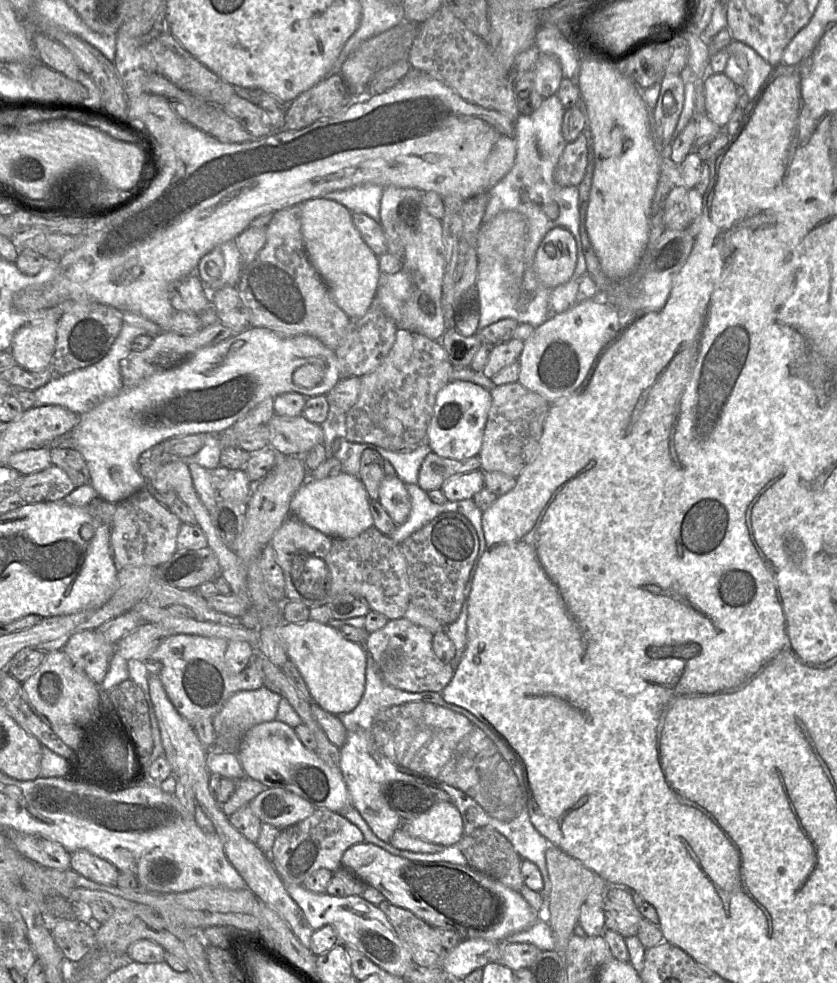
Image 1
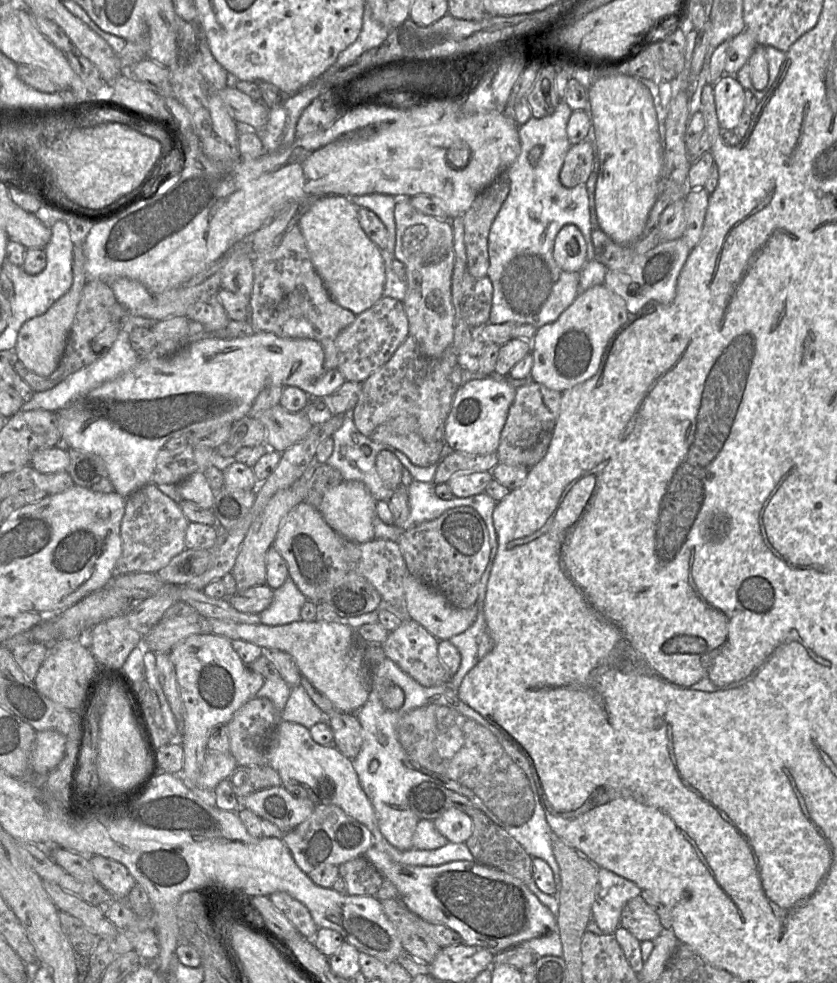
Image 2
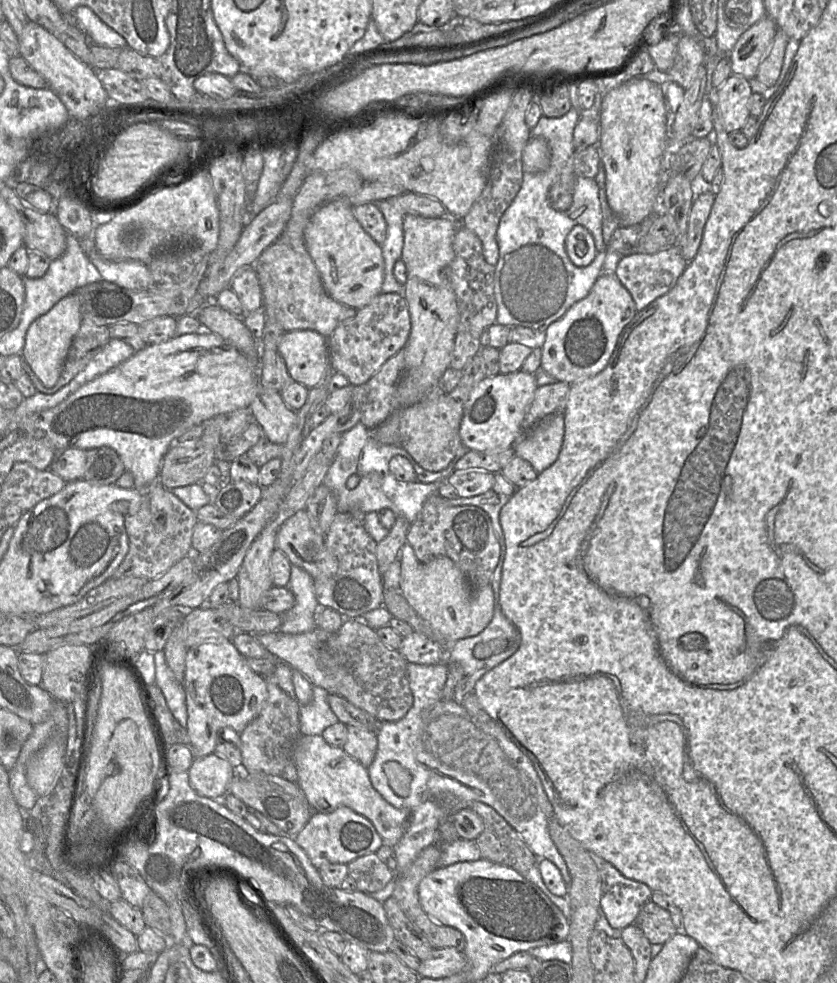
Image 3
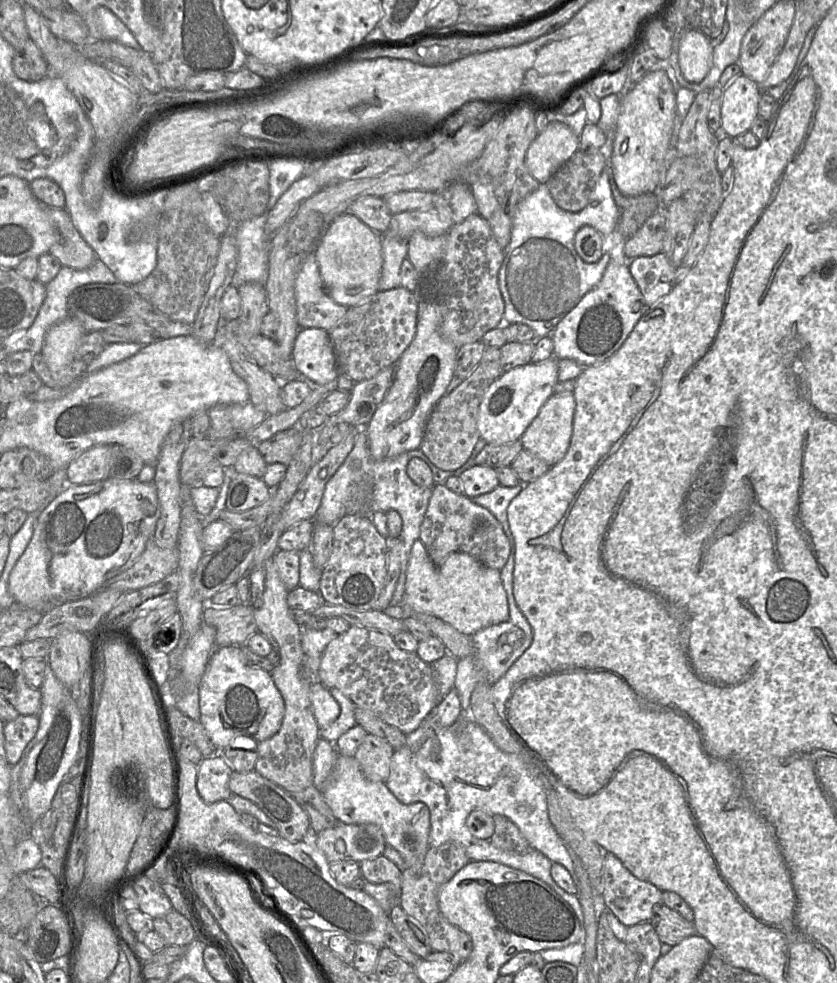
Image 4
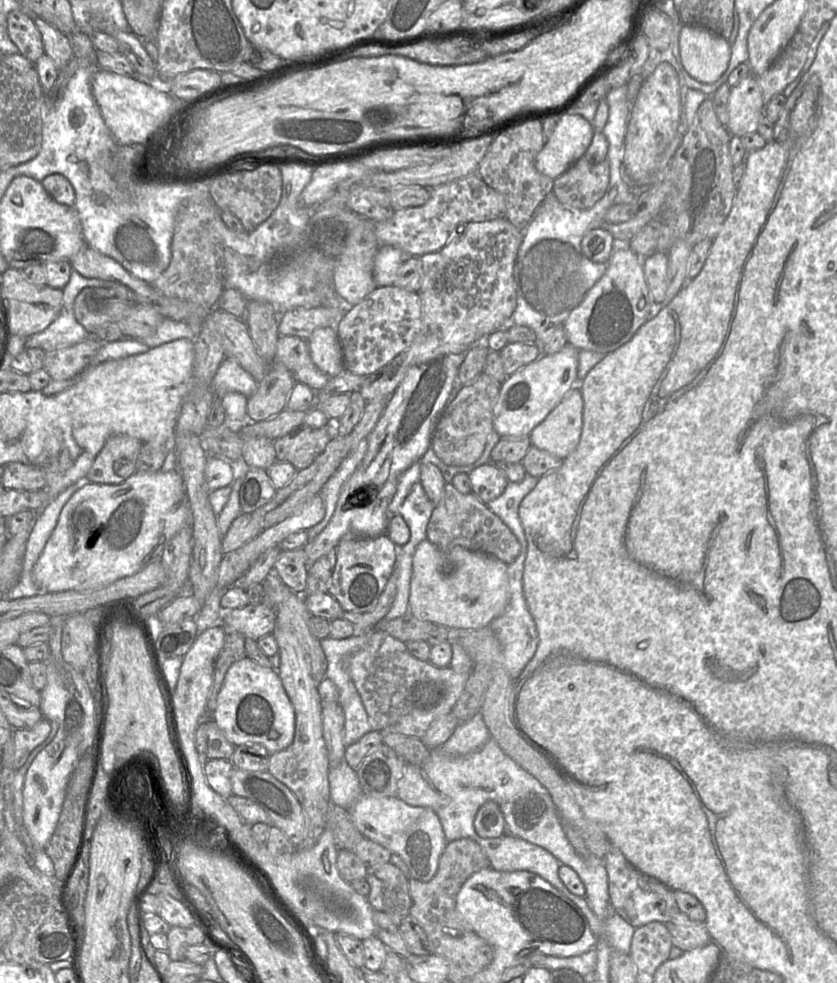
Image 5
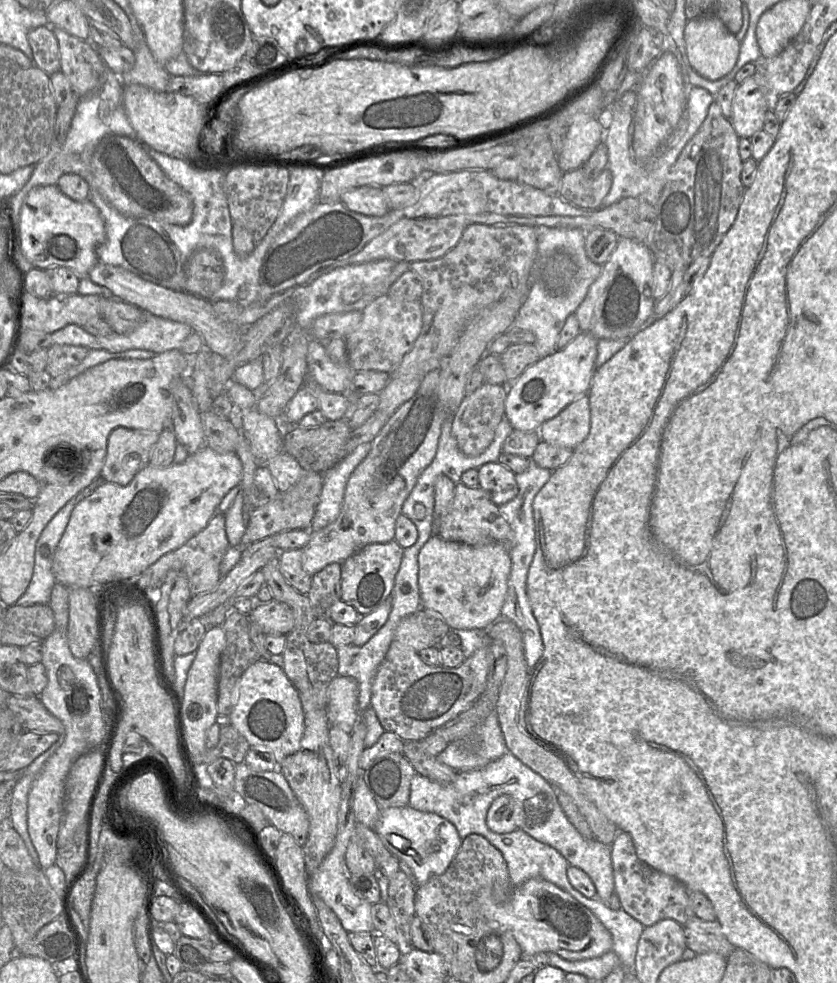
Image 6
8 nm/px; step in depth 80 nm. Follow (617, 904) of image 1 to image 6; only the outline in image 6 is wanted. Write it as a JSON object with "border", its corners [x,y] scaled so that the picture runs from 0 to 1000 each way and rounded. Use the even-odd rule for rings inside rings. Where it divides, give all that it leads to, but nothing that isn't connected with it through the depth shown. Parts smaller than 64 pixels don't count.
{"border":[[[828,932],[816,944],[821,964],[832,970],[853,968],[869,975],[881,965],[867,954],[858,937],[841,937]]]}

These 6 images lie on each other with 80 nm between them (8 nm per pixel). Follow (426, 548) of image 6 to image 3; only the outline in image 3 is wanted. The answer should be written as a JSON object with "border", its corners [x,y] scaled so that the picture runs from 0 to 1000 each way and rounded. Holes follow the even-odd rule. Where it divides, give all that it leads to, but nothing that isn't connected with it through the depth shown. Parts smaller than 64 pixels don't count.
{"border":[[[487,552],[480,557],[479,572],[479,600],[483,607],[496,623],[532,649],[546,652],[569,647],[584,636],[594,617],[591,603],[584,594],[573,598],[565,596],[551,579],[535,567],[503,573]]]}

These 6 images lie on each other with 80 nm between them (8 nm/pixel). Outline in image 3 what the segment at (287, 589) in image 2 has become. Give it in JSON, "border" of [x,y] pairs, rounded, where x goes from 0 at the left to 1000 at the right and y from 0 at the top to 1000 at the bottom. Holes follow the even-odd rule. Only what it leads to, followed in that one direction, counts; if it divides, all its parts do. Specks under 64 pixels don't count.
{"border":[[[349,576],[343,597],[352,607],[351,616],[336,625],[335,642],[343,645],[361,645],[372,643],[380,638],[375,633],[379,622],[376,591],[363,579]]]}

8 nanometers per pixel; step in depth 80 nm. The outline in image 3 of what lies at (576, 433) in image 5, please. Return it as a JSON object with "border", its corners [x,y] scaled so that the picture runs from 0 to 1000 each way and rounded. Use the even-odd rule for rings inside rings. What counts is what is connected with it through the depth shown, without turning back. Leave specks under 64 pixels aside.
{"border":[[[667,418],[645,427],[615,451],[615,463],[631,469],[646,481],[667,466],[675,440],[674,419]]]}

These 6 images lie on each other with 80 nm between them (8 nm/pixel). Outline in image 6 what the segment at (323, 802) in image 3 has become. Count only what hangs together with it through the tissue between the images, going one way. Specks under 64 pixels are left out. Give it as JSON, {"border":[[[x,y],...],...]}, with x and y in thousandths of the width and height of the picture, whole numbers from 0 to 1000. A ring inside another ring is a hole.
{"border":[[[487,820],[456,823],[444,843],[458,860],[492,884],[501,900],[532,888],[553,855],[538,835]]]}

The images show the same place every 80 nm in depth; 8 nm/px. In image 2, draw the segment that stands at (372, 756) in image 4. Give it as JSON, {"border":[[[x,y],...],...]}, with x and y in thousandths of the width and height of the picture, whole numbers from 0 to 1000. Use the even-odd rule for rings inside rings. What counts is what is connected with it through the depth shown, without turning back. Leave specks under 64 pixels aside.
{"border":[[[401,724],[392,726],[391,736],[397,742],[400,759],[418,772],[423,772],[434,757],[434,744],[424,726]]]}

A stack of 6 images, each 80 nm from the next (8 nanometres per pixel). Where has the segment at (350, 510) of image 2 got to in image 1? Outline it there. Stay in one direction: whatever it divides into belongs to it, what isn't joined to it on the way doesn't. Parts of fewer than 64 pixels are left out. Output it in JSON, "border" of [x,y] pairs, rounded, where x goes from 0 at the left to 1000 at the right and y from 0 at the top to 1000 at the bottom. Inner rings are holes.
{"border":[[[412,480],[385,488],[368,488],[355,498],[346,512],[346,525],[386,543],[401,547],[423,547],[447,536],[443,510],[427,484]]]}

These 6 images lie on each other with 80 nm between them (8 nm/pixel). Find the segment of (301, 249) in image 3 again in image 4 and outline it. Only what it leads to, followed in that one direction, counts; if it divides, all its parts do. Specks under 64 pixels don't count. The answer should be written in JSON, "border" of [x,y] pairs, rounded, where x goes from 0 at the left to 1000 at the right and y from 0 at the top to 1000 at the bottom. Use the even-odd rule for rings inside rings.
{"border":[[[374,257],[368,258],[358,270],[352,286],[352,304],[355,327],[360,334],[382,334],[394,338],[417,315],[417,312],[401,308],[391,298]]]}

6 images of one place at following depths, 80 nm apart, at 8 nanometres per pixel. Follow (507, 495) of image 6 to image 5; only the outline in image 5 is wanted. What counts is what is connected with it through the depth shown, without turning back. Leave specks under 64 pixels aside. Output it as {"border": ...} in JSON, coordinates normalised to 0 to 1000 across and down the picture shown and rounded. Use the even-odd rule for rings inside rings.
{"border":[[[588,470],[570,475],[559,483],[564,502],[579,513],[599,505],[608,491],[600,479]]]}

